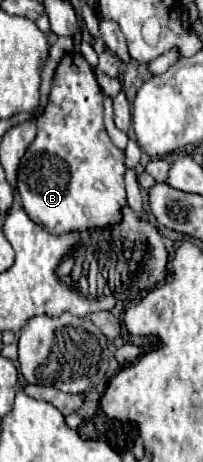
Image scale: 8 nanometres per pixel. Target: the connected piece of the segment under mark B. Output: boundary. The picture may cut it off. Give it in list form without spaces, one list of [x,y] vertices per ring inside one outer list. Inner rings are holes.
[[[65,54],[55,70],[51,96],[47,108],[37,118],[37,138],[27,148],[21,170],[17,176],[17,194],[21,198],[27,216],[43,226],[51,234],[63,234],[71,230],[101,228],[121,220],[121,208],[125,206],[125,154],[115,148],[107,136],[103,124],[103,92],[95,80],[93,68],[81,54]]]

